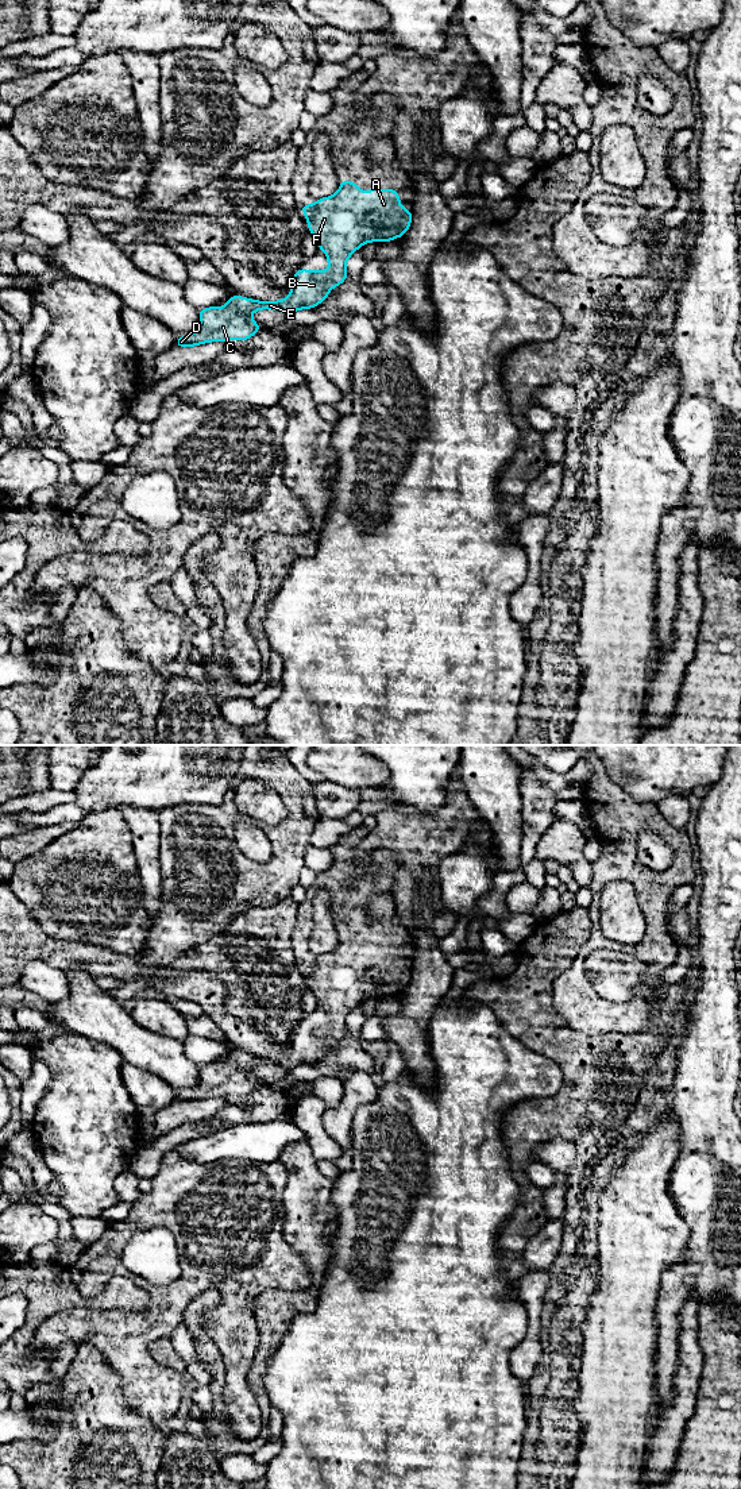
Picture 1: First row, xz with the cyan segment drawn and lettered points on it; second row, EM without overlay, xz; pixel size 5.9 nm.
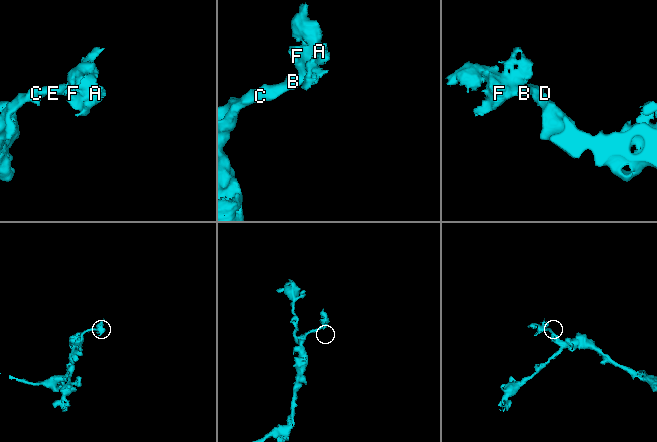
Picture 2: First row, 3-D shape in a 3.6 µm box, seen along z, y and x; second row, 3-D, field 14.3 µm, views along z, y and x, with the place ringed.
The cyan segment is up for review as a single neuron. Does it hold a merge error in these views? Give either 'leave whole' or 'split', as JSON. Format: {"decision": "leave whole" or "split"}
{"decision": "leave whole"}

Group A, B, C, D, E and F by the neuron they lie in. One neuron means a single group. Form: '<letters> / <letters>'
A B C D E F

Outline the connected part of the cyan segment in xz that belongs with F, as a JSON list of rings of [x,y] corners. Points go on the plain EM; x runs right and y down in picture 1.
[[[340,937],[339,946],[314,960],[300,963],[309,990],[327,1010],[329,1025],[298,1025],[286,1056],[258,1057],[240,1052],[228,1053],[227,1061],[200,1065],[200,1084],[177,1095],[175,1103],[194,1103],[217,1096],[248,1096],[262,1083],[250,1075],[260,1065],[292,1071],[321,1060],[329,1046],[348,1033],[347,1015],[367,998],[391,998],[404,994],[412,979],[412,965],[404,965],[395,945],[370,944],[367,950],[352,937]]]

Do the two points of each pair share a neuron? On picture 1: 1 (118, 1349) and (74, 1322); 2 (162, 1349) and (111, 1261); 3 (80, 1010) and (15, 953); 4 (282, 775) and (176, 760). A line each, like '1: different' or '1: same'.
1: same
2: different
3: different
4: different

